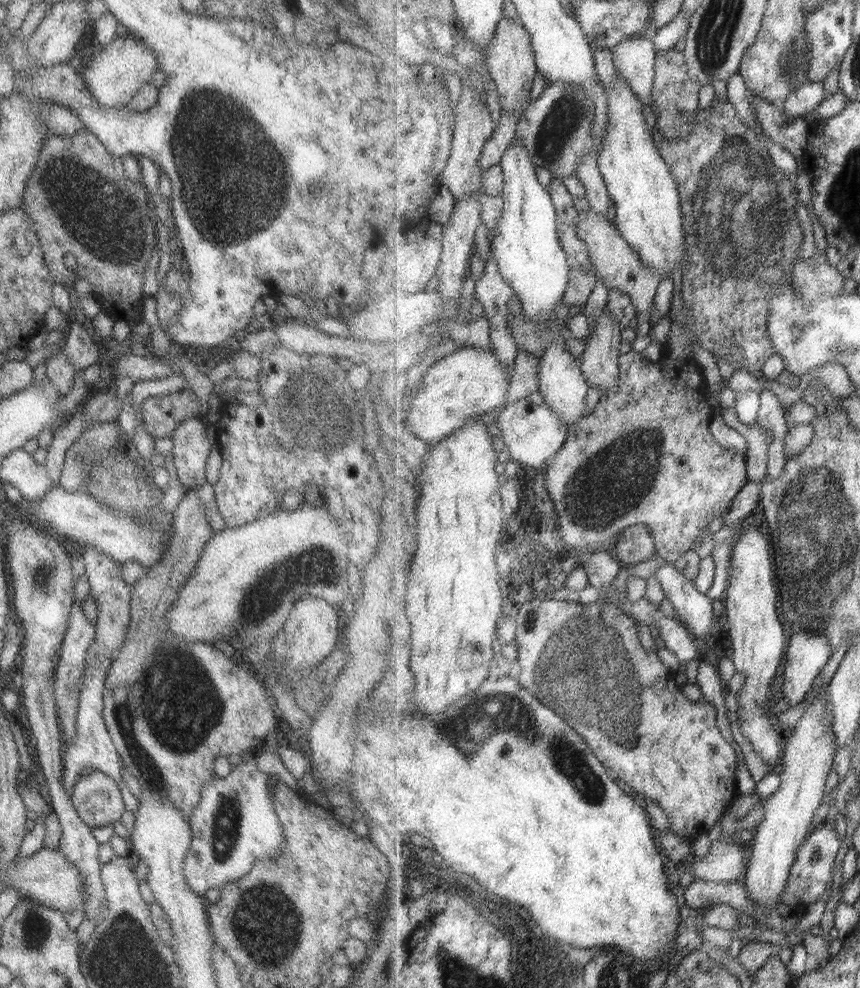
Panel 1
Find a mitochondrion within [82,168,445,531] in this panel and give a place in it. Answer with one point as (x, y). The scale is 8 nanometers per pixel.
(307, 406)

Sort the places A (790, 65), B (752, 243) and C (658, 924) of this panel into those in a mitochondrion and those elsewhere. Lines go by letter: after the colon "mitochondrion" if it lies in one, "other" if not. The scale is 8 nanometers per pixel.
A: mitochondrion
B: mitochondrion
C: other

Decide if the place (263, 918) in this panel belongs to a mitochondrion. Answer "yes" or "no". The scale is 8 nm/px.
yes

